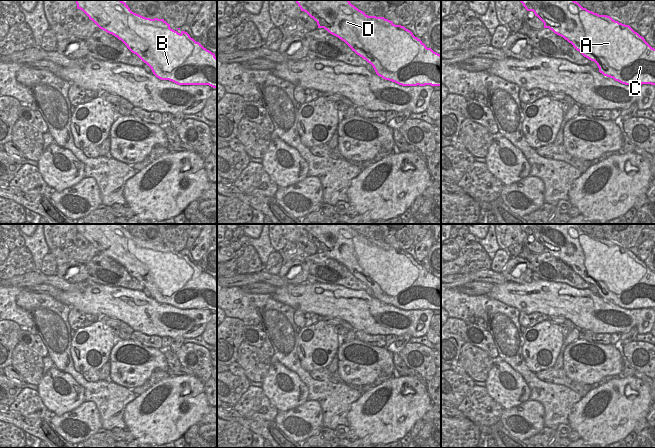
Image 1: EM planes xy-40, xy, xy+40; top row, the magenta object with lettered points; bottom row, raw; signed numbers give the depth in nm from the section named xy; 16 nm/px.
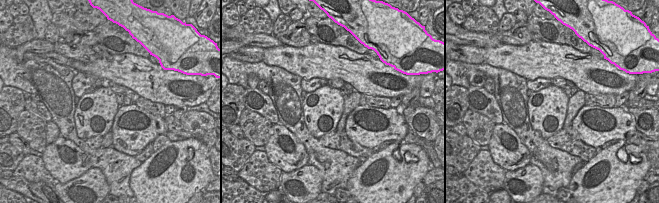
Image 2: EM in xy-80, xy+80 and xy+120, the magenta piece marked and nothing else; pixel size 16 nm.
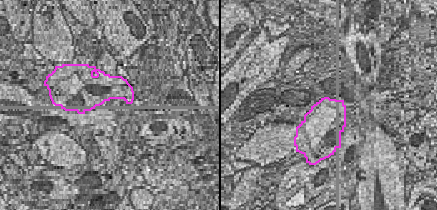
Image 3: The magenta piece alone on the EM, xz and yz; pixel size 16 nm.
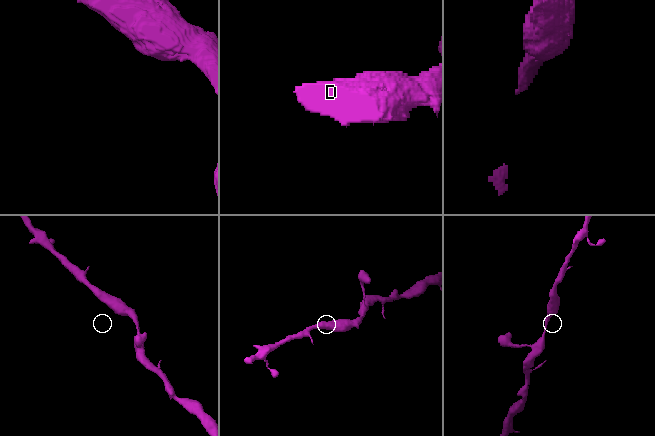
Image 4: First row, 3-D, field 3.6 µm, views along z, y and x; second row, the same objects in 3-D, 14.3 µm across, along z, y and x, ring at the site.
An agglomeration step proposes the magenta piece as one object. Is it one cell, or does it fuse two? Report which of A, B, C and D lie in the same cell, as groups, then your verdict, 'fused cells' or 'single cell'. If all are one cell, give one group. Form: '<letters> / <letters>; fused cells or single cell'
A B C D; single cell

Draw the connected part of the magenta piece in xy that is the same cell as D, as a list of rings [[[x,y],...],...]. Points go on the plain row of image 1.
[[[295,224],[301,235],[306,236],[311,242],[313,242],[318,249],[318,252],[324,252],[330,258],[338,261],[342,265],[344,265],[357,279],[365,283],[368,287],[370,287],[376,298],[382,301],[385,304],[389,304],[395,306],[402,310],[441,310],[441,279],[434,276],[431,272],[427,272],[426,269],[417,261],[413,259],[413,257],[406,253],[404,250],[395,249],[392,245],[385,243],[384,241],[376,241],[376,240],[368,240],[365,236],[359,234],[354,229],[350,227],[349,224]]]

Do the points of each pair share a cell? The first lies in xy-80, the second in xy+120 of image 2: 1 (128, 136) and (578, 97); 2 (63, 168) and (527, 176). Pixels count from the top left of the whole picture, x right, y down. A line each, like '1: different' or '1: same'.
1: different
2: different

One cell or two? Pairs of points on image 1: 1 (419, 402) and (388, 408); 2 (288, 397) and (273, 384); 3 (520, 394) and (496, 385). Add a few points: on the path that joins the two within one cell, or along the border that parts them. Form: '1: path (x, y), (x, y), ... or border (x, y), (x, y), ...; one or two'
1: path (411, 402), (396, 404); one
2: path (284, 393), (277, 387); one
3: path (514, 390), (510, 390), (505, 385), (502, 385); one

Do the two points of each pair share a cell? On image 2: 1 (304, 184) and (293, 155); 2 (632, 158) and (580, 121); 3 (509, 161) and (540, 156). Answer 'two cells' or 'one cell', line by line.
1: two cells
2: two cells
3: two cells

